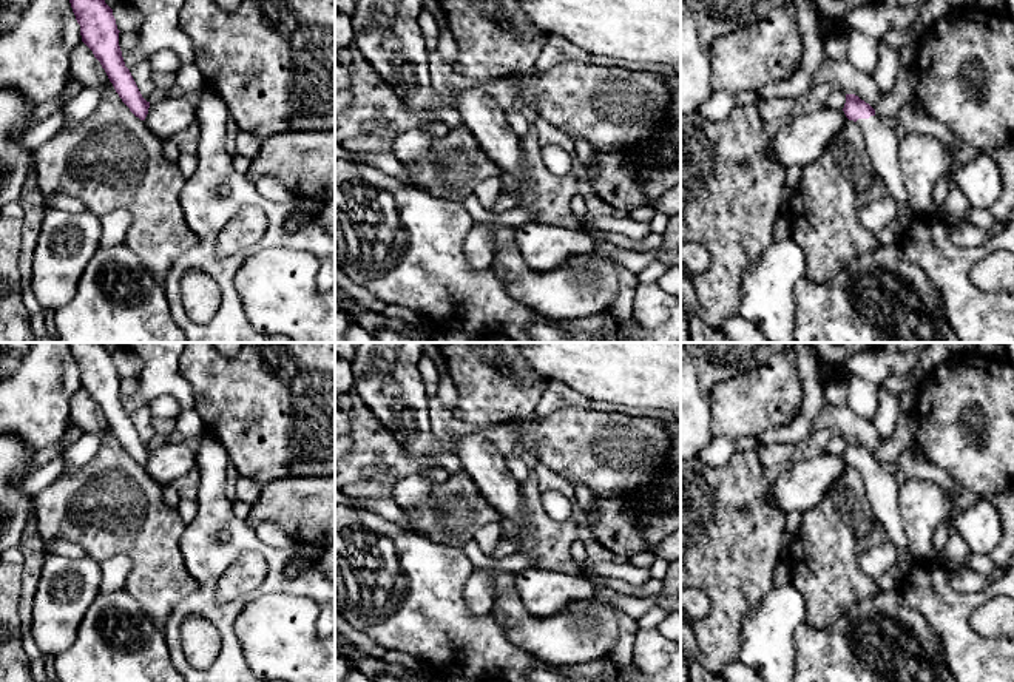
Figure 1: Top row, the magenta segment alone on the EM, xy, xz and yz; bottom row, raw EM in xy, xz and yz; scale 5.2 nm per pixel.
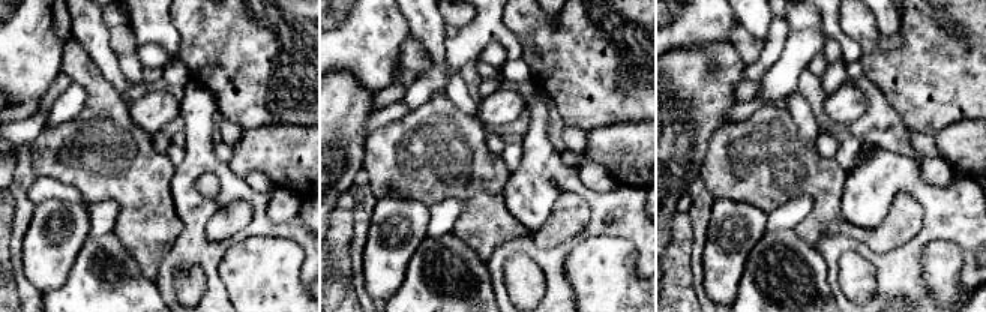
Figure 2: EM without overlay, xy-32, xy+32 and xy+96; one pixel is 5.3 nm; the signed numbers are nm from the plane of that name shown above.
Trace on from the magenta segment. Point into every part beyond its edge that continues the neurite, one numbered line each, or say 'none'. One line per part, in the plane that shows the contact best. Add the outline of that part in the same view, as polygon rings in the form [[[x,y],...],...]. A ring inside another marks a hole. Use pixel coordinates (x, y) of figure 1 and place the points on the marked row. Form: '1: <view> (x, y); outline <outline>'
1: yz (882, 142); outline [[[877,114],[870,116],[869,119],[858,119],[857,123],[864,134],[866,148],[878,176],[883,179],[887,193],[898,204],[898,214],[895,221],[898,222],[901,233],[904,233],[915,214],[911,208],[901,177],[898,162],[900,139],[895,136],[894,130],[887,128],[883,123],[883,119],[880,119]]]

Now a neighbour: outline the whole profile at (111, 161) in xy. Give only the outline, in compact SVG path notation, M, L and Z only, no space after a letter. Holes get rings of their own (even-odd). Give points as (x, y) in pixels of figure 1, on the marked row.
M83 42L71 52L69 79L97 89L102 99L85 122L59 131L32 153L39 188L43 196L69 194L99 218L119 208L127 210L133 221L125 245L147 267L151 284L164 289L170 267L198 244L179 202L187 176L177 164L164 157L162 140L122 102L100 62Z

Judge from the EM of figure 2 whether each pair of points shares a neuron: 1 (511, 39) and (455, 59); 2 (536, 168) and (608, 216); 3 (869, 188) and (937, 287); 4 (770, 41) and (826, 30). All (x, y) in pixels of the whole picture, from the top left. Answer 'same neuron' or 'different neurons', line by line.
1: same neuron
2: same neuron
3: different neurons
4: different neurons

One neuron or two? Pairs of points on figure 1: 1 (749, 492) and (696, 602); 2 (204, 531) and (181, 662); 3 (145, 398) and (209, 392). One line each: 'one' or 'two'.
1: two
2: one
3: two

